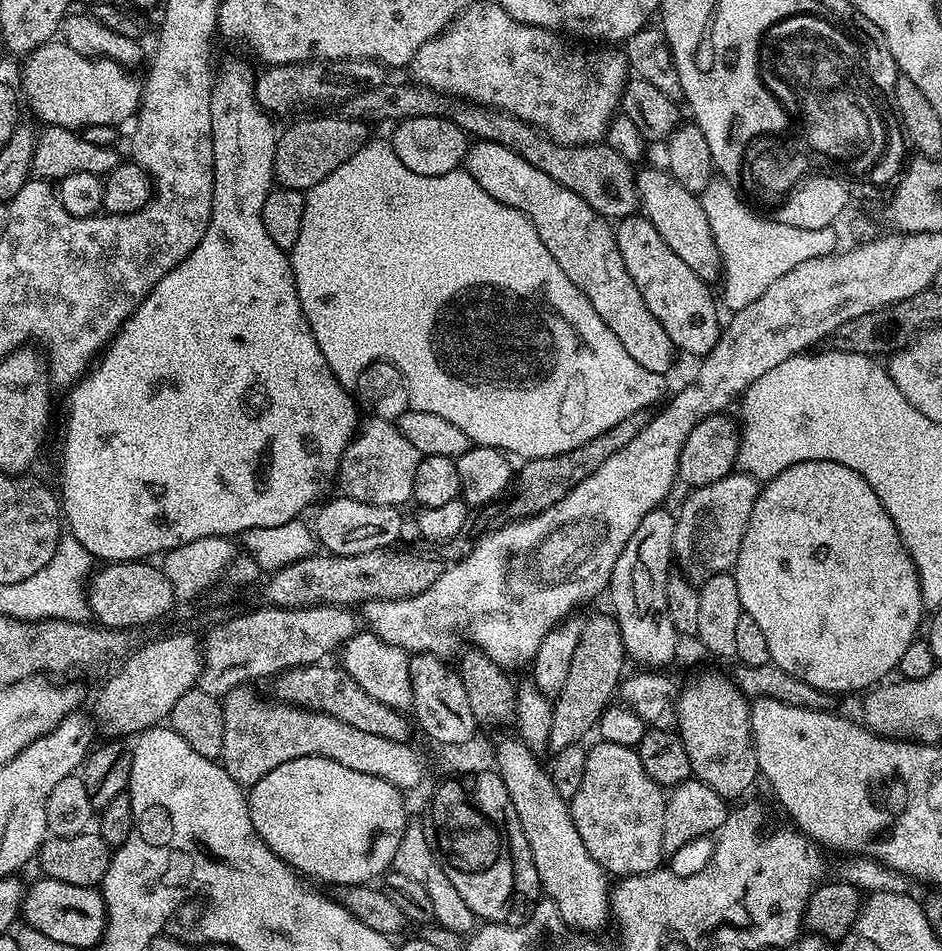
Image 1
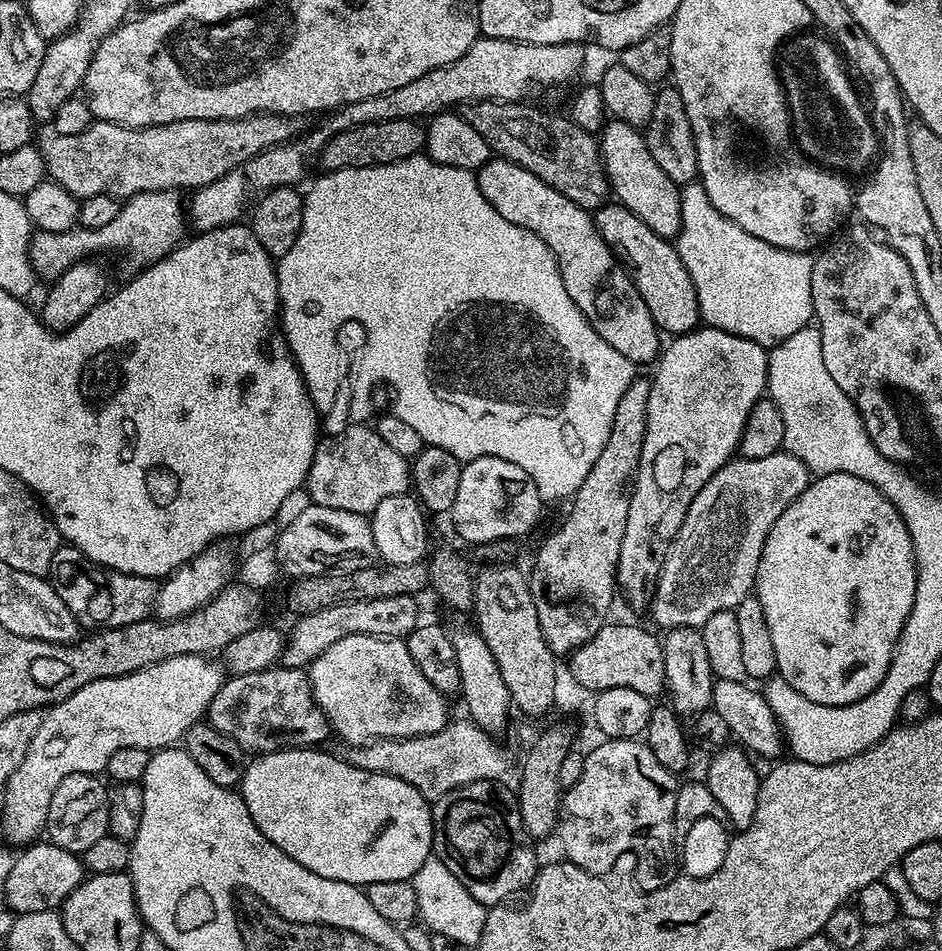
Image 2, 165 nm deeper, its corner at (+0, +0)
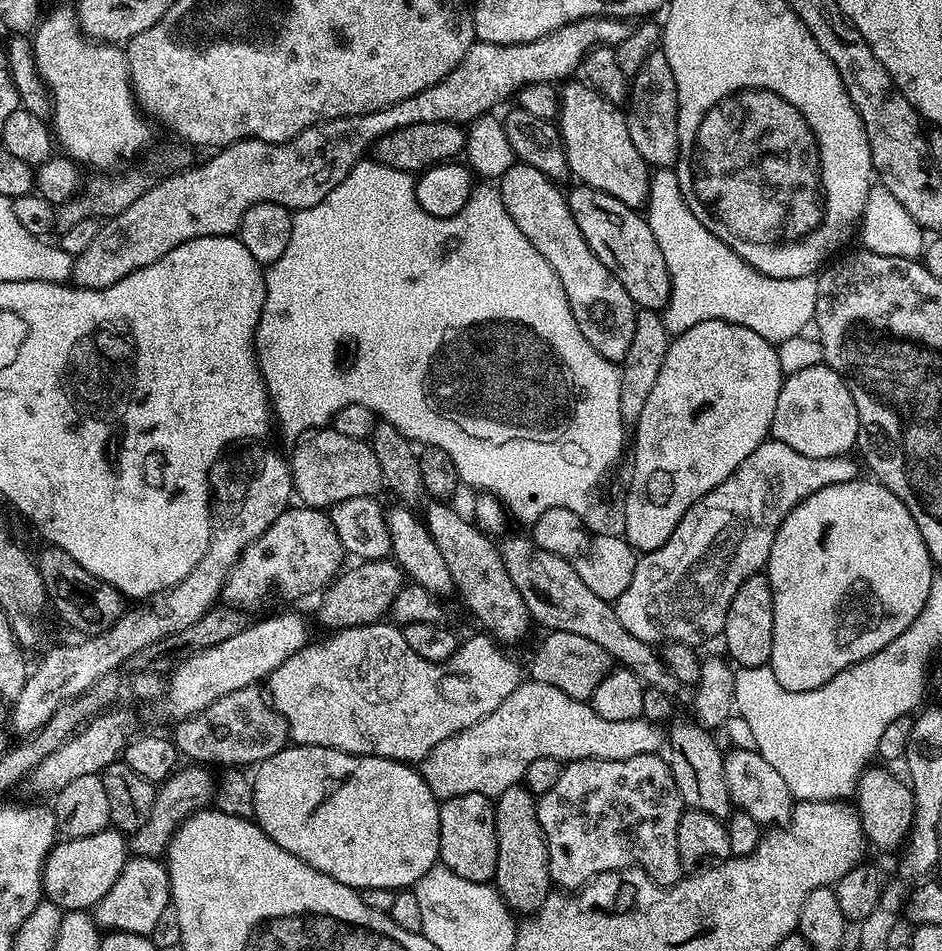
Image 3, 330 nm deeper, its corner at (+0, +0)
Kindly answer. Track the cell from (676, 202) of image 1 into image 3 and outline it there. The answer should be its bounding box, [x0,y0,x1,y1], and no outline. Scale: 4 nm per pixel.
[558,83,650,210]

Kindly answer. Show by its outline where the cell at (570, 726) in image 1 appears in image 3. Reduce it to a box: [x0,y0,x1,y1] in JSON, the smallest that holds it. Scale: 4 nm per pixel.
[494,783,550,914]

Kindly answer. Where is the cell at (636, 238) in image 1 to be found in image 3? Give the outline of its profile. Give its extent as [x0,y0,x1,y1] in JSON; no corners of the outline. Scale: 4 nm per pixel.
[566,183,672,309]

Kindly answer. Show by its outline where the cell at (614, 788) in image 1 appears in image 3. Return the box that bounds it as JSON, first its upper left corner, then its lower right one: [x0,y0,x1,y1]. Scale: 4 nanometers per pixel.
[536,755,686,890]

